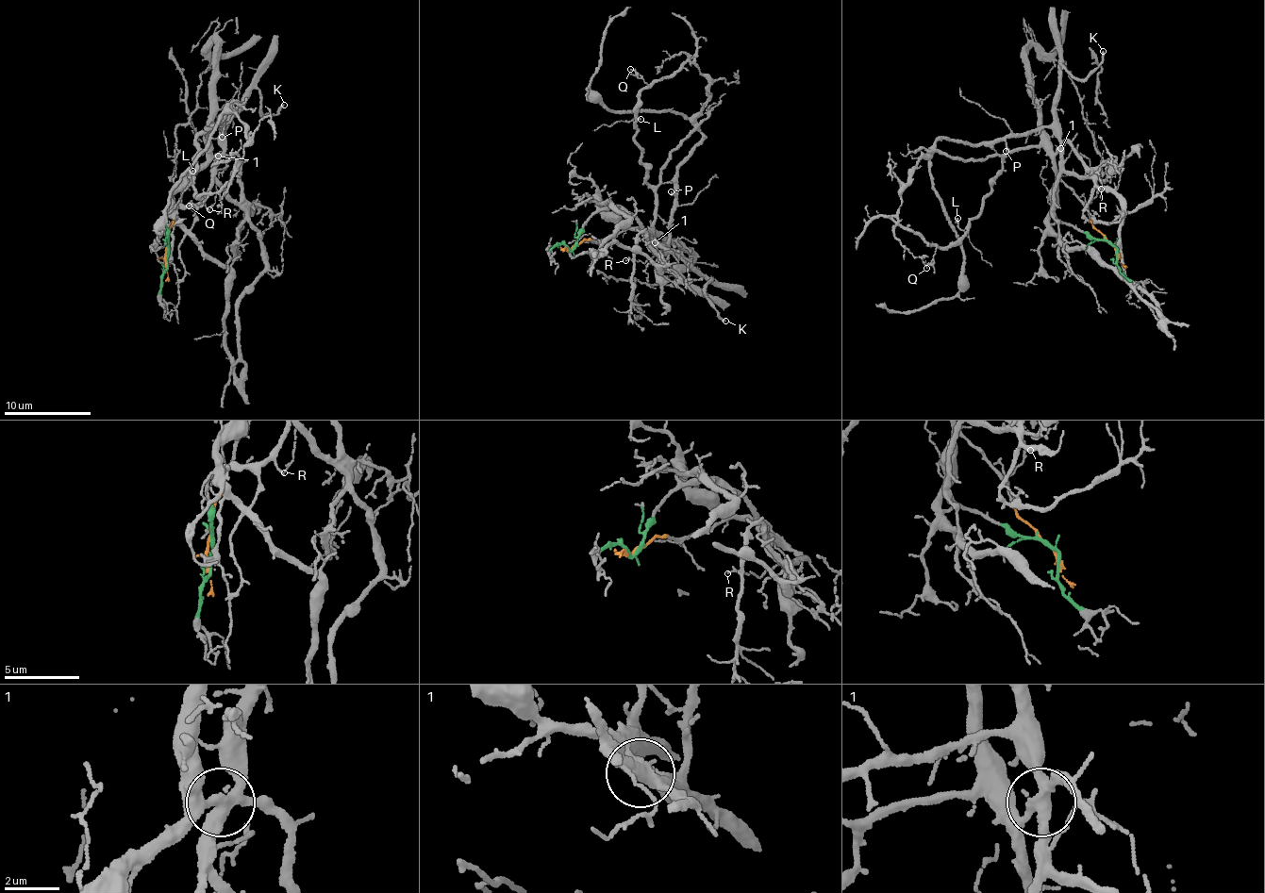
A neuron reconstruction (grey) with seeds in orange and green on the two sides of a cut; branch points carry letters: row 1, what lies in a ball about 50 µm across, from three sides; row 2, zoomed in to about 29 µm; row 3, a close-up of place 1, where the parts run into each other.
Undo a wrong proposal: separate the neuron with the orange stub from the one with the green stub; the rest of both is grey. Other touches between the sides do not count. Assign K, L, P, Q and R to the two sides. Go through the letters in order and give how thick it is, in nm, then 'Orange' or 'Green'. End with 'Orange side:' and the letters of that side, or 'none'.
K: Thickness 200 nm. Green
L: Thickness 160 nm. Orange
P: Thickness 150 nm. Green
Q: Thickness 140 nm. Orange
R: Thickness 110 nm. Green
Orange side: L, Q

